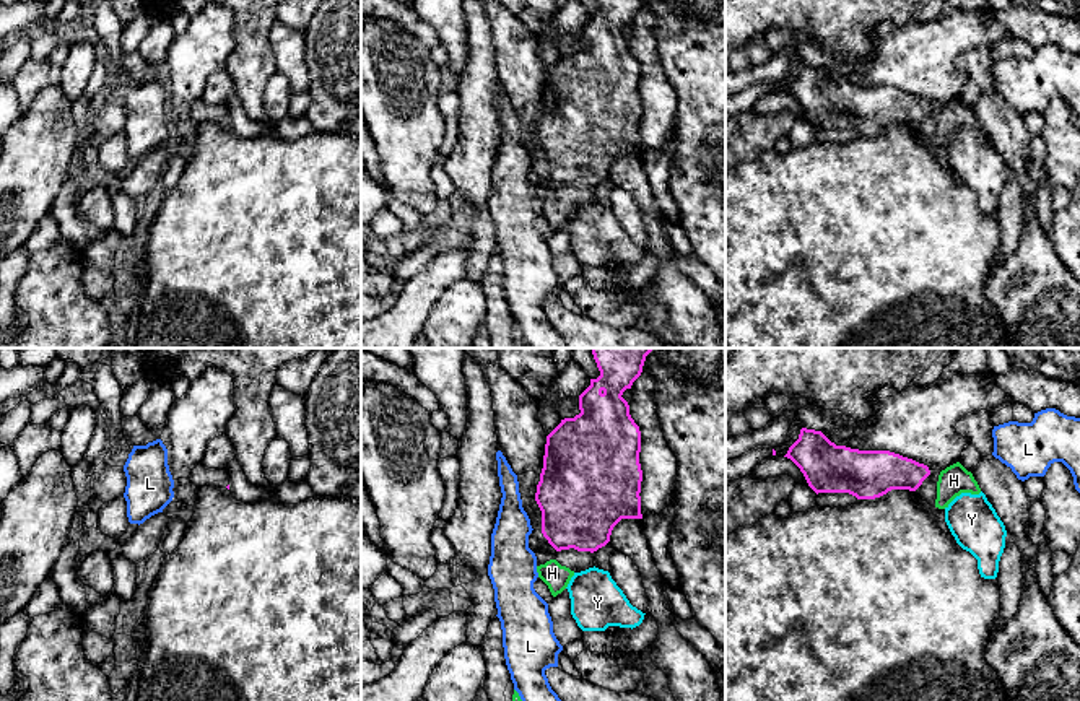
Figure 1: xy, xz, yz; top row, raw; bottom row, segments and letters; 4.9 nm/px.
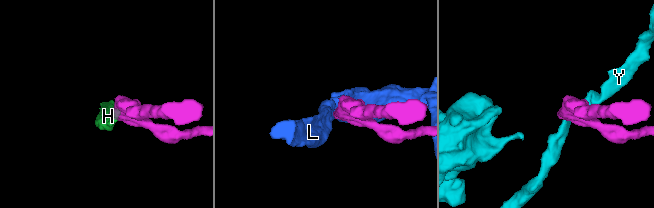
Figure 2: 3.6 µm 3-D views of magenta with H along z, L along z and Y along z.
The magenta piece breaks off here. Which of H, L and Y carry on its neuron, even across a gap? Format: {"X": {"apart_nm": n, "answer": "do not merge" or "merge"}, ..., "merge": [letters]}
{"H": {"apart_nm": 50, "answer": "merge"}, "L": {"apart_nm": 50, "answer": "do not merge"}, "Y": {"apart_nm": 70, "answer": "do not merge"}, "merge": ["H"]}

